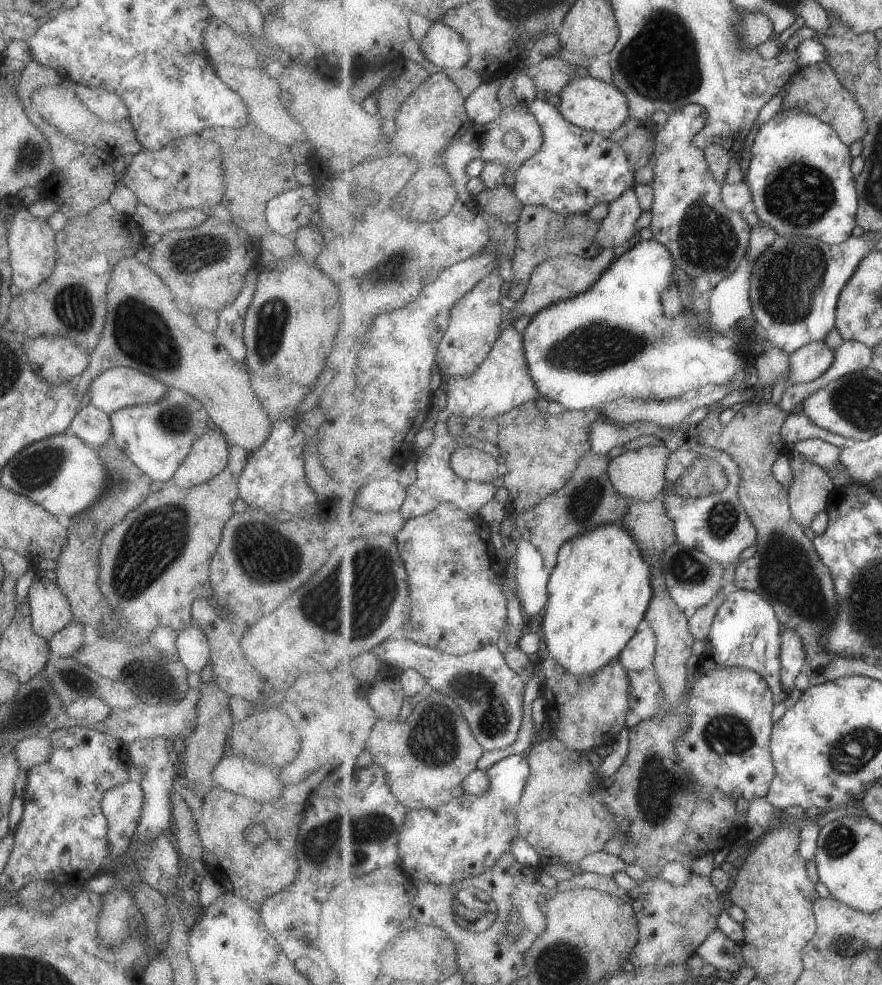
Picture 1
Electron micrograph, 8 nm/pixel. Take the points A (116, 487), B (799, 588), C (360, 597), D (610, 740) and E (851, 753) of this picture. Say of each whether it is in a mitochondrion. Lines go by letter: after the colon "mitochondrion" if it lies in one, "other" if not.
A: mitochondrion
B: mitochondrion
C: mitochondrion
D: other
E: mitochondrion

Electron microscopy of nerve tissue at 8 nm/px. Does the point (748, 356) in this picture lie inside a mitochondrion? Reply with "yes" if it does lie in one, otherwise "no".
no

